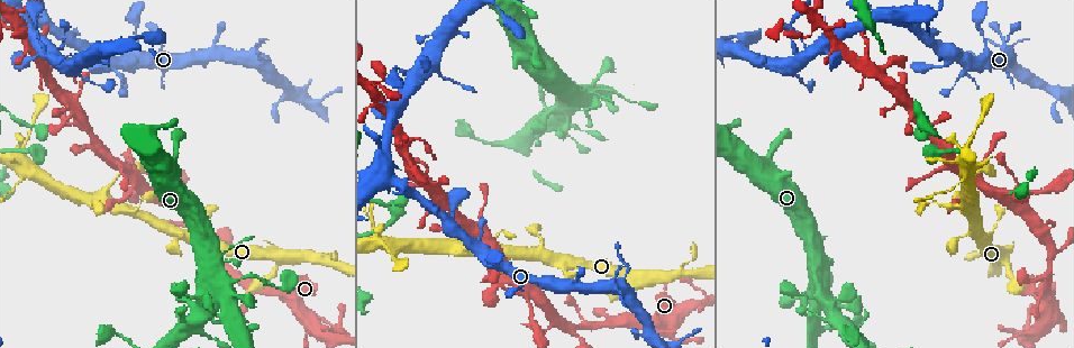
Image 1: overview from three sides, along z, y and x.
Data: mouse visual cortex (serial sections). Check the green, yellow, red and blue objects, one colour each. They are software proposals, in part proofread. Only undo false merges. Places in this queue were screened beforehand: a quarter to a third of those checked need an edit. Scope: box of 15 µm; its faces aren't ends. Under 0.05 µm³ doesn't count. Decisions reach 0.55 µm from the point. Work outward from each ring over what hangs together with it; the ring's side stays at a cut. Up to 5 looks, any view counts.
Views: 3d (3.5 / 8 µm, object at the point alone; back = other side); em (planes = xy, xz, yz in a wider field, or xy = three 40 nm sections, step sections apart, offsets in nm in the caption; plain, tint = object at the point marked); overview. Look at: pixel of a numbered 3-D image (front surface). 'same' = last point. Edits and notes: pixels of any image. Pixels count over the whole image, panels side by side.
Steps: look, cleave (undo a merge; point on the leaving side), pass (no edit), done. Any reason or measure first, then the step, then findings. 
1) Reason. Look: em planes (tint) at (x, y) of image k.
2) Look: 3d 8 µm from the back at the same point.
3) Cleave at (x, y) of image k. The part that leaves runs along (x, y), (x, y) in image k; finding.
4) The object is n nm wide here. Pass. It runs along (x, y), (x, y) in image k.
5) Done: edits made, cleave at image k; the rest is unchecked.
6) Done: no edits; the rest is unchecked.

A narrow waist. Look: 3d 3.5 µm at (1032, 279) of image 1.

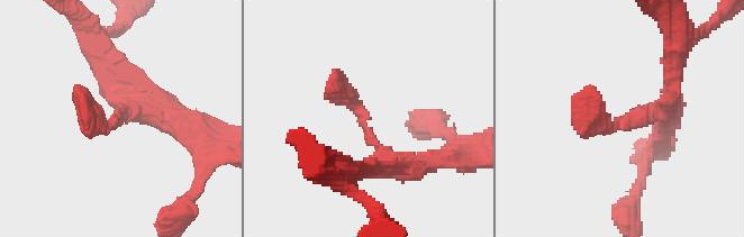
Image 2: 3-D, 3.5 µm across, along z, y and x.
Shape alone is not enough. Look: em xy step 5 (tint) at (623, 123) of image 2.

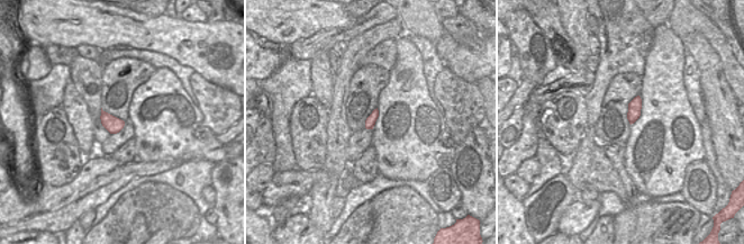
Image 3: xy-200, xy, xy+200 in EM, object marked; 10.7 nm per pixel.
Pass. It runs along (405, 167), (326, 87) in image 2; one cell here.

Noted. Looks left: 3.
Small branch off a trunk. Look: 3d 3.5 µm at (1031, 333) of image 1.

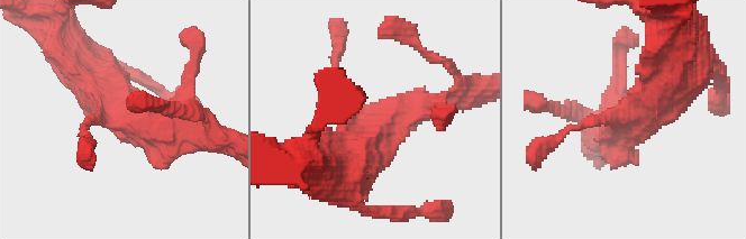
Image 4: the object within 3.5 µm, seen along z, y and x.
3 arms meet here; the arms are 150, 450, 600 nm wide; shape alone is not enough. Look: em xy step 3 (tint) at (113, 117) of image 4.

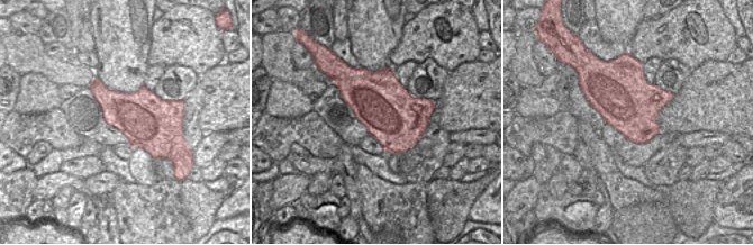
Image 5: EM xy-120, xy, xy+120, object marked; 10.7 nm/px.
Cut it another way. Look: em xy step 5 (tint) at the same point.

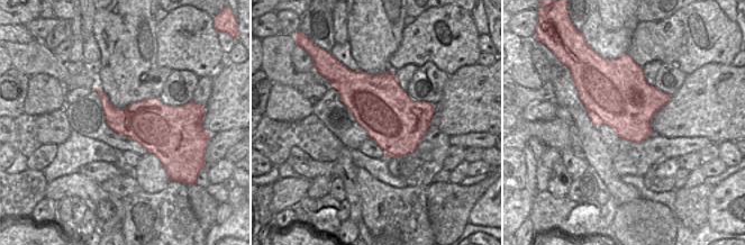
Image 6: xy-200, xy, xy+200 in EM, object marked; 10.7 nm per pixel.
The object is 600 nm wide here. Pass. It runs along (76, 61), (118, 112), (183, 129) in image 4; one cell here.

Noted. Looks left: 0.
Done: no edits; the rest is unchecked.

